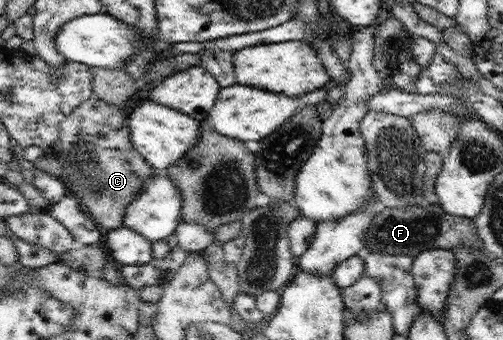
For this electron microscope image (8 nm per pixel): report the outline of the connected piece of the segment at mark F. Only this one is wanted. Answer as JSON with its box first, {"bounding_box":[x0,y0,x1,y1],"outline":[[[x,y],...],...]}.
{"bounding_box":[365,203,483,257],"outline":[[[422,203],[413,208],[381,208],[366,230],[365,250],[374,253],[402,254],[418,257],[423,251],[431,249],[453,249],[470,245],[483,250],[483,242],[477,238],[474,220],[470,217],[446,213],[438,204]]]}

